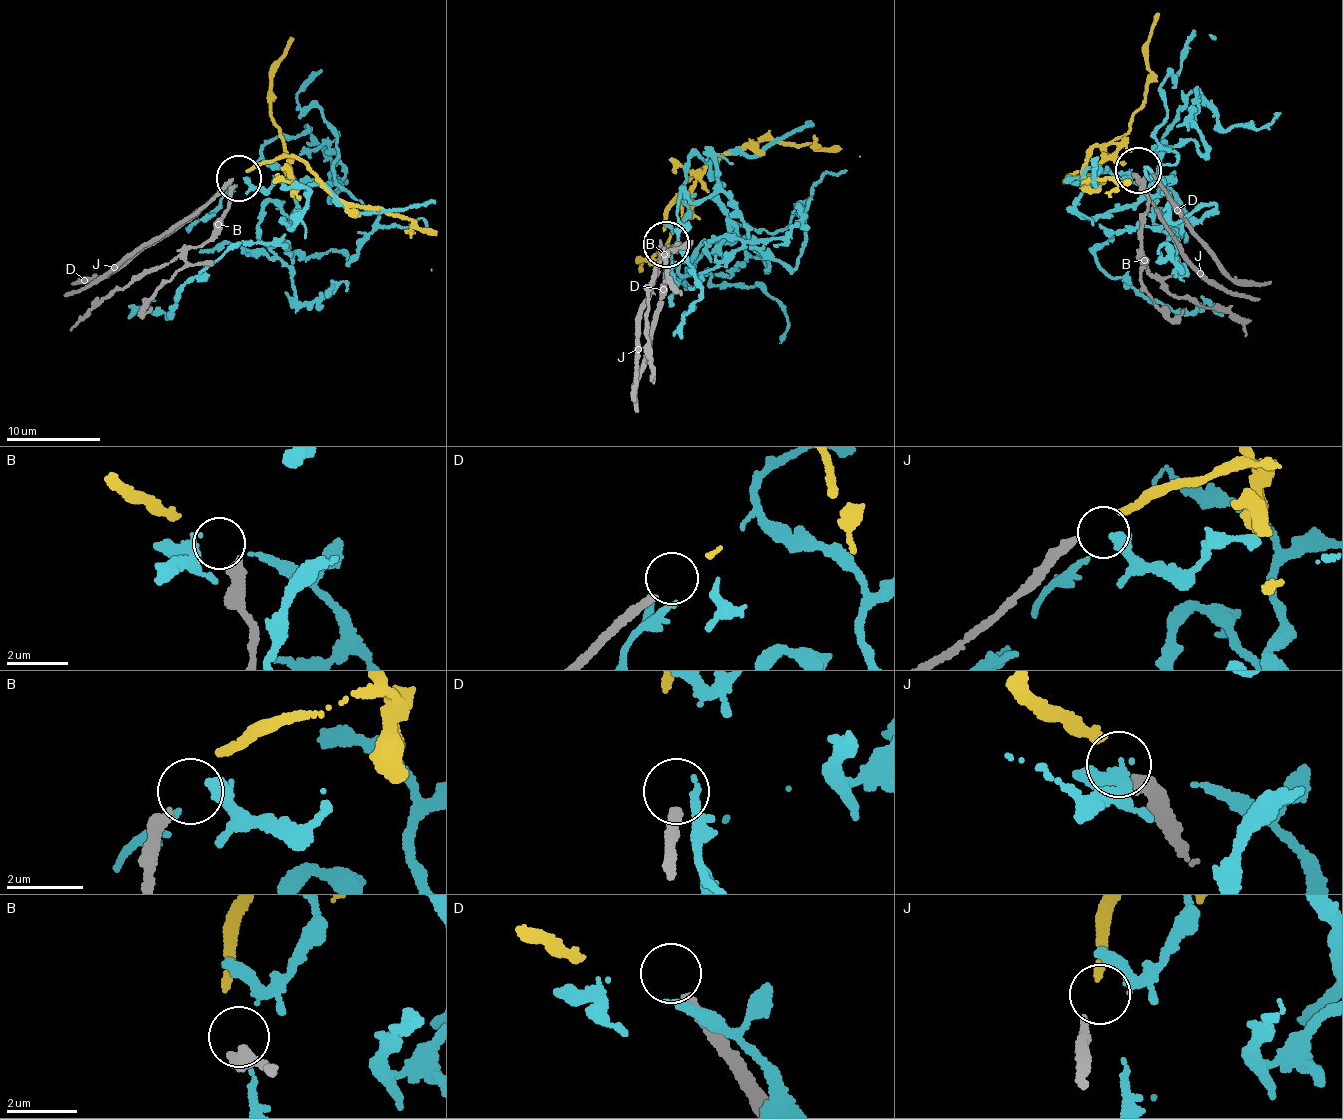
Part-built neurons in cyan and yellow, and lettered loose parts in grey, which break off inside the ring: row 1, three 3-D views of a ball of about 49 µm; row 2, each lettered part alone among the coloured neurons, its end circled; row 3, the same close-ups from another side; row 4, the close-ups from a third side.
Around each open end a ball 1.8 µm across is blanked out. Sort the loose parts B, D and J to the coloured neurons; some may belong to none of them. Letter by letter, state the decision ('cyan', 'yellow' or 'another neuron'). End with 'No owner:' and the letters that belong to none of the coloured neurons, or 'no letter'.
B: another neuron
D: another neuron
J: yellow
No owner: B, D

